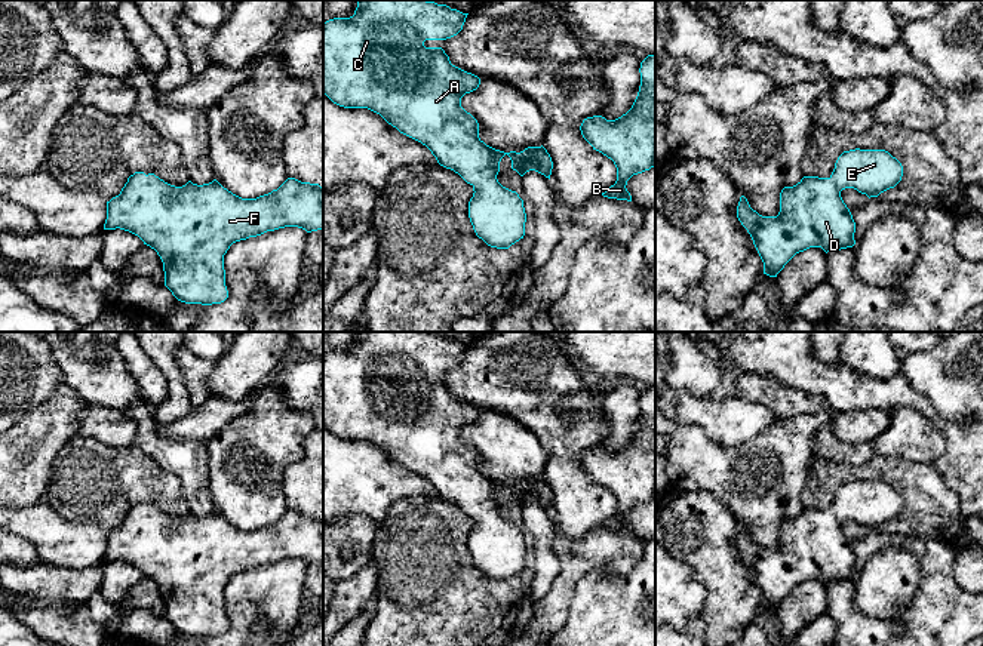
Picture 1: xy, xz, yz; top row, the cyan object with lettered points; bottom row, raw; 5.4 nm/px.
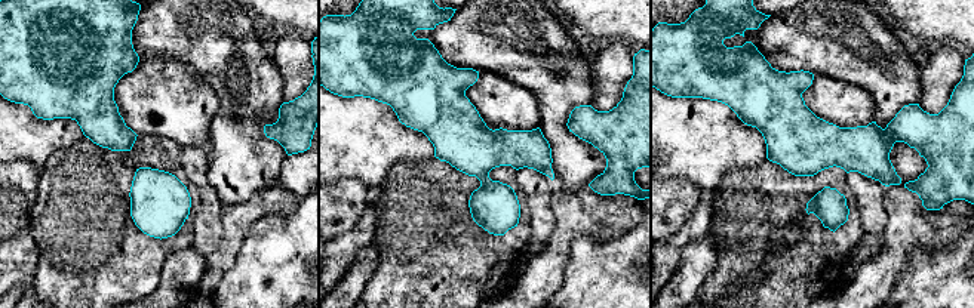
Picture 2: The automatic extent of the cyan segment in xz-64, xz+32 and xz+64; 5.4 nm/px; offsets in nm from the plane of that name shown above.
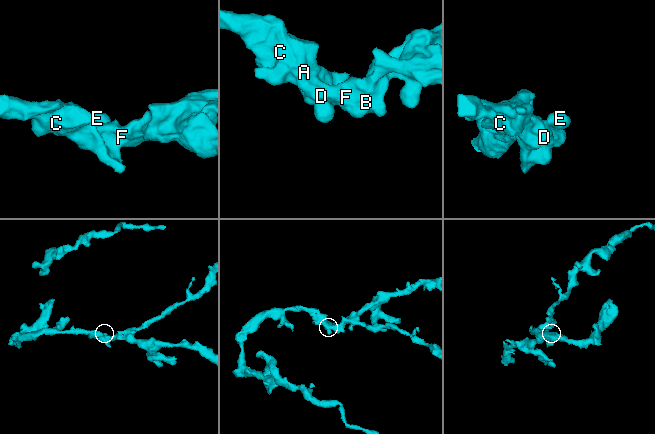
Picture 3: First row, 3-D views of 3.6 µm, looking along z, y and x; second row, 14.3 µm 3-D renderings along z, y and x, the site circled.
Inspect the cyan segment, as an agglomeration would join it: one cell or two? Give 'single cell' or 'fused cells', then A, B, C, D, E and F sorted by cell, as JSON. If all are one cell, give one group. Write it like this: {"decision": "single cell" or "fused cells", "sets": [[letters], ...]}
{"decision": "single cell", "sets": [["A", "B", "C", "D", "E", "F"]]}

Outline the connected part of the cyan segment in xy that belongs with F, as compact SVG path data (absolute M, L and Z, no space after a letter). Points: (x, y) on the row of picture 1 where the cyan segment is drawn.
M135 172L120 194L107 202L104 230L125 230L157 252L163 262L165 286L185 304L212 305L228 298L224 255L236 242L285 227L307 233L323 230L323 187L288 178L277 190L256 199L242 199L216 179L175 187L154 173Z

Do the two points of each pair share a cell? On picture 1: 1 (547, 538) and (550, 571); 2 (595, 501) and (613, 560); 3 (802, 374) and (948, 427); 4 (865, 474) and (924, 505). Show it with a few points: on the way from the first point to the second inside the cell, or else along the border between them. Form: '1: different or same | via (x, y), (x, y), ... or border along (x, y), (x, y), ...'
1: same | via (547, 545), (547, 563)
2: different | border along (599, 526), (580, 538), (567, 538)
3: same | via (838, 385), (862, 393), (899, 393), (912, 399)
4: same | via (879, 473), (893, 473), (911, 491)

